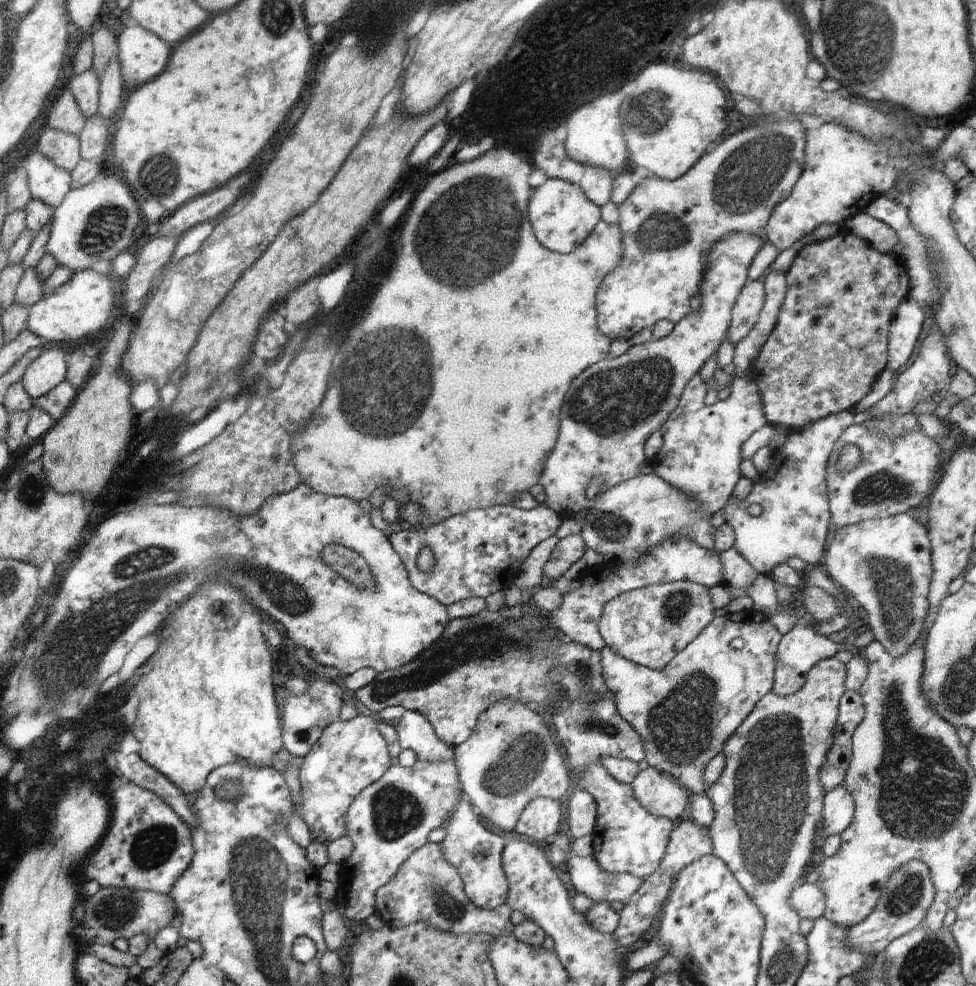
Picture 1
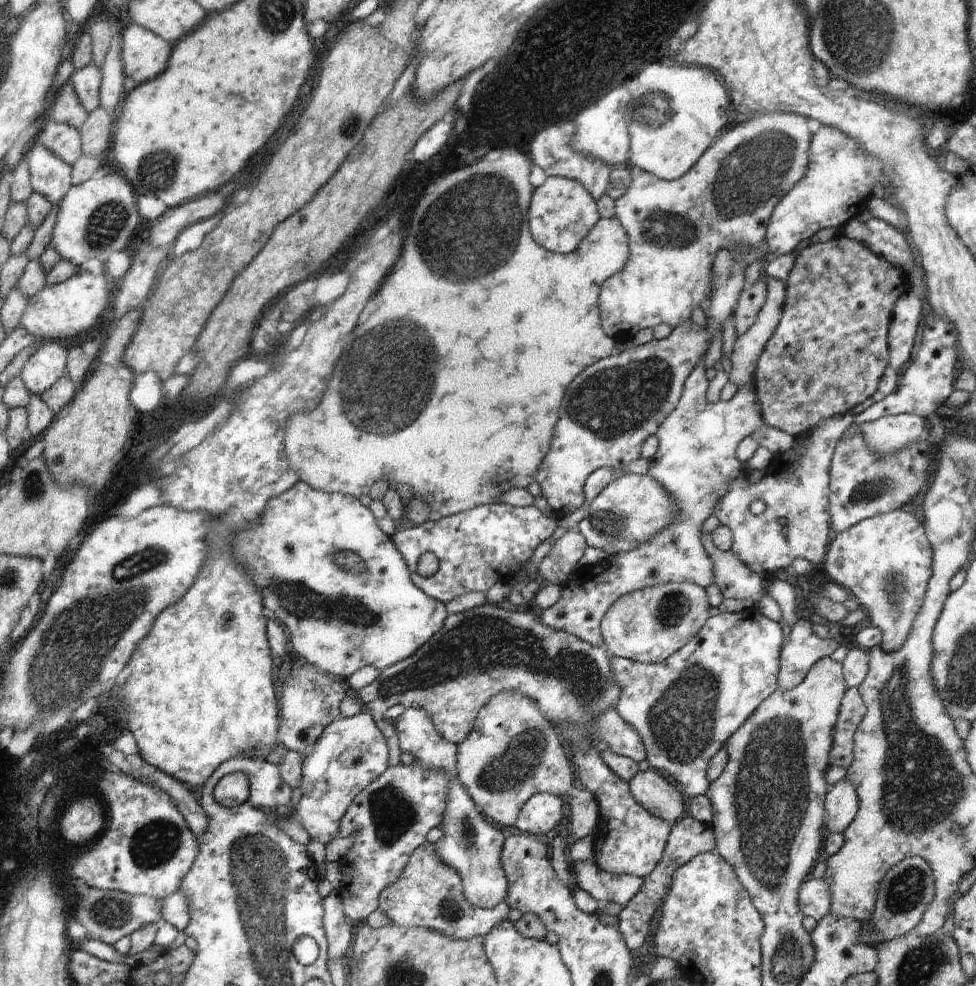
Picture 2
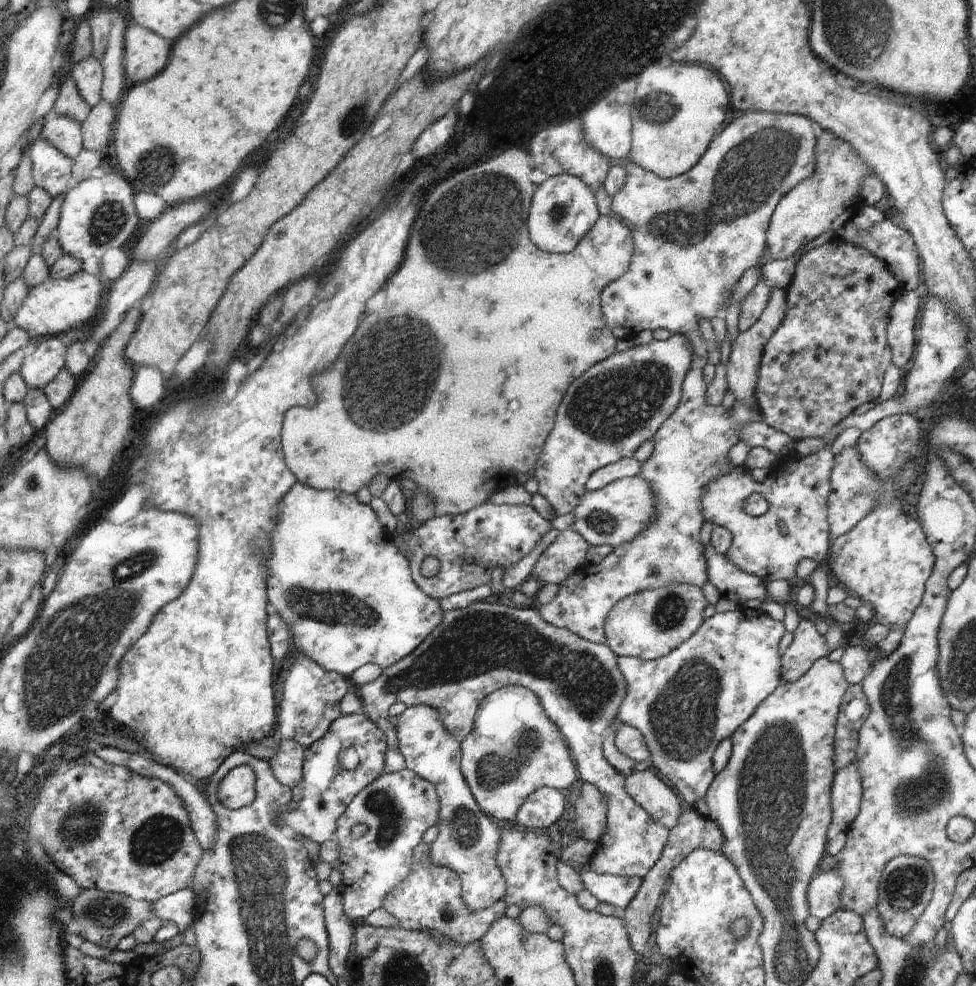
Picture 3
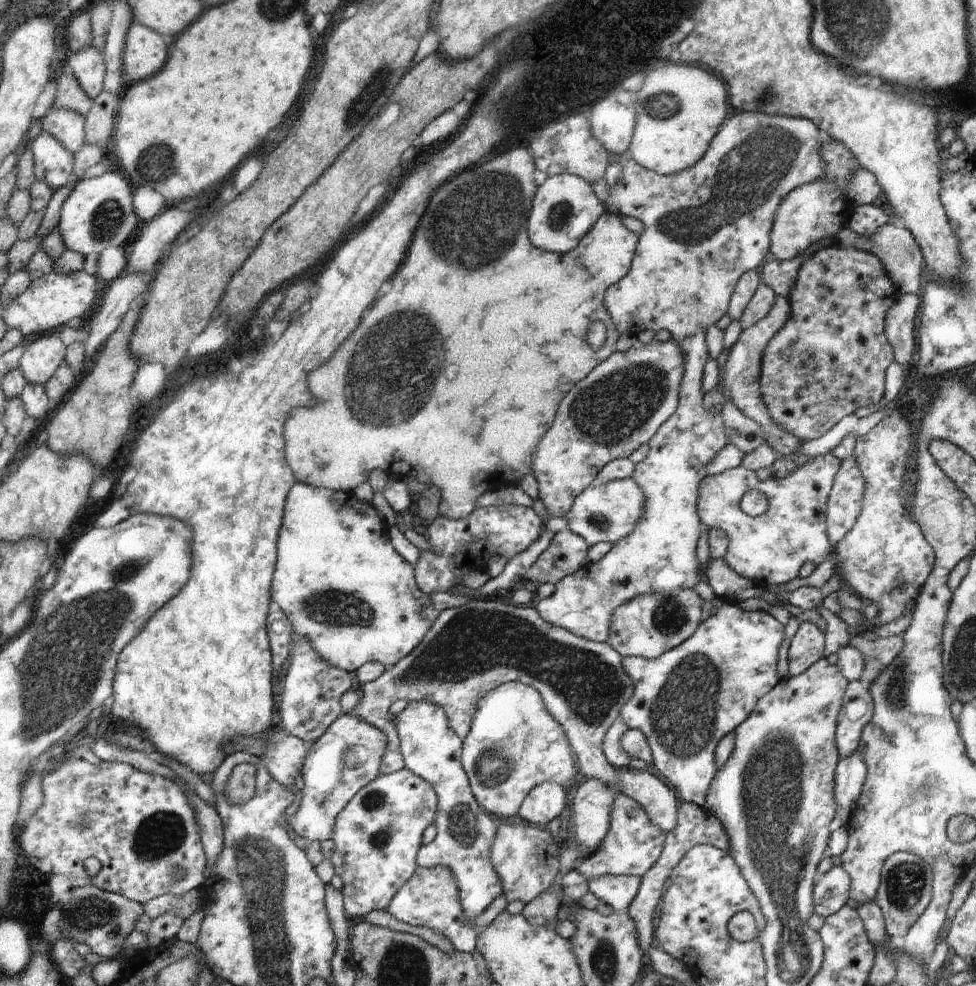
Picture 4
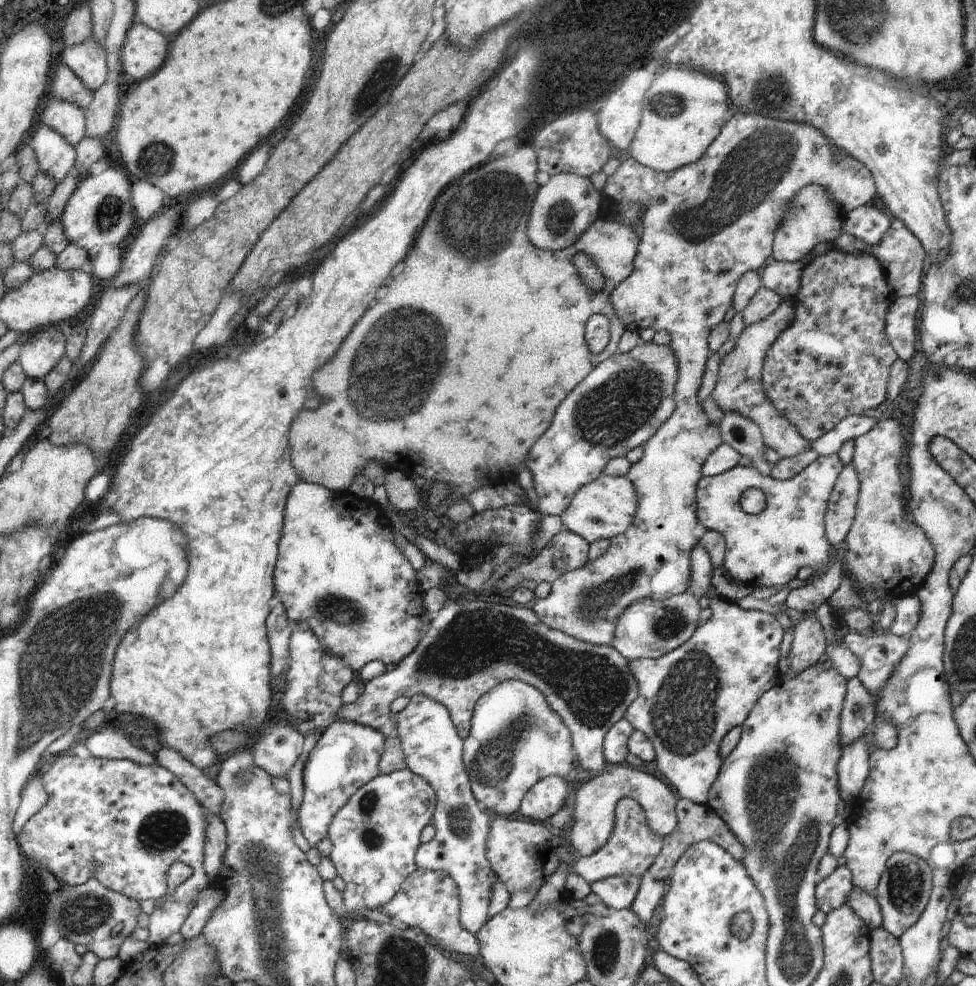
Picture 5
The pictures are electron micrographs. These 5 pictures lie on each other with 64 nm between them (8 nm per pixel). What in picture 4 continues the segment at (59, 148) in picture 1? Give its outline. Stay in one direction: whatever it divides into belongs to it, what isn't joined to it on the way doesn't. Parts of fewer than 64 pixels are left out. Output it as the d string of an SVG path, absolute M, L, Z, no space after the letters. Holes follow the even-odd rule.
M50 108L41 119L42 129L63 144L68 152L76 155L85 142L85 117L68 109Z

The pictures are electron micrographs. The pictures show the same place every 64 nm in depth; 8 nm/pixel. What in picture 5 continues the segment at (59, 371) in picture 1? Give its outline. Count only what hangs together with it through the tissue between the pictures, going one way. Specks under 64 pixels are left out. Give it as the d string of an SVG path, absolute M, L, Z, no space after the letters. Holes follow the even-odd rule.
M54 325L29 334L28 341L22 345L18 360L25 375L44 381L65 355L66 342L63 332Z

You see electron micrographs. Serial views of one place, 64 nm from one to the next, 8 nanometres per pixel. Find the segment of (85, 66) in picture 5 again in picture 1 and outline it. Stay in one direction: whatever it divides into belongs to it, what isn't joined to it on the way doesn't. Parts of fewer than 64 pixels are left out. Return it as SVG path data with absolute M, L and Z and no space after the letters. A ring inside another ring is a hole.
M94 71L83 72L69 83L69 89L84 118L88 120L97 114L99 105L99 78Z

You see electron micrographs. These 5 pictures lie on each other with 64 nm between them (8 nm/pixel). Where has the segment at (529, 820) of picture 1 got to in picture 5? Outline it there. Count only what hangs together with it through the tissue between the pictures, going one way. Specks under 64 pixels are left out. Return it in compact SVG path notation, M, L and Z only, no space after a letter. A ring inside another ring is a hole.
M548 777L538 781L522 799L519 813L530 820L544 822L563 808L571 789L571 780Z

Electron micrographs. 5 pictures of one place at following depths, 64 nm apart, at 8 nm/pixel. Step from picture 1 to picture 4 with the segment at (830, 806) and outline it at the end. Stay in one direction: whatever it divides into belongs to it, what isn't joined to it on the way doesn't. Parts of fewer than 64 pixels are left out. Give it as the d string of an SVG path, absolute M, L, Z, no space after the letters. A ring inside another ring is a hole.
M854 750L850 756L839 759L834 786L834 798L838 808L831 823L831 833L838 828L848 827L848 820L856 811L856 800L862 793L866 774L868 768L860 750Z

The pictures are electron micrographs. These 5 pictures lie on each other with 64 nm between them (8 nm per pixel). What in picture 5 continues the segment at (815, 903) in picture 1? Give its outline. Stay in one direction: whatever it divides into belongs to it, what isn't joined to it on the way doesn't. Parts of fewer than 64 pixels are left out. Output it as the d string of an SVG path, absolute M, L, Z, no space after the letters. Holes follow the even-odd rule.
M838 865L830 876L818 881L815 888L816 908L828 915L847 905L847 898L852 890L850 869L846 868L846 865Z

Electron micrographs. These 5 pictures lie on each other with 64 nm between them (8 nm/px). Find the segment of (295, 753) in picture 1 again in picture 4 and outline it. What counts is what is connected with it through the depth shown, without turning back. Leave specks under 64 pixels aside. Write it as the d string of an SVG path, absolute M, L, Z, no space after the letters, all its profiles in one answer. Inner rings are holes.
M294 635L290 652L290 668L284 678L284 692L280 696L282 722L279 728L304 743L315 742L340 716L345 715L341 708L341 697L356 686L355 676L328 664L306 638Z

